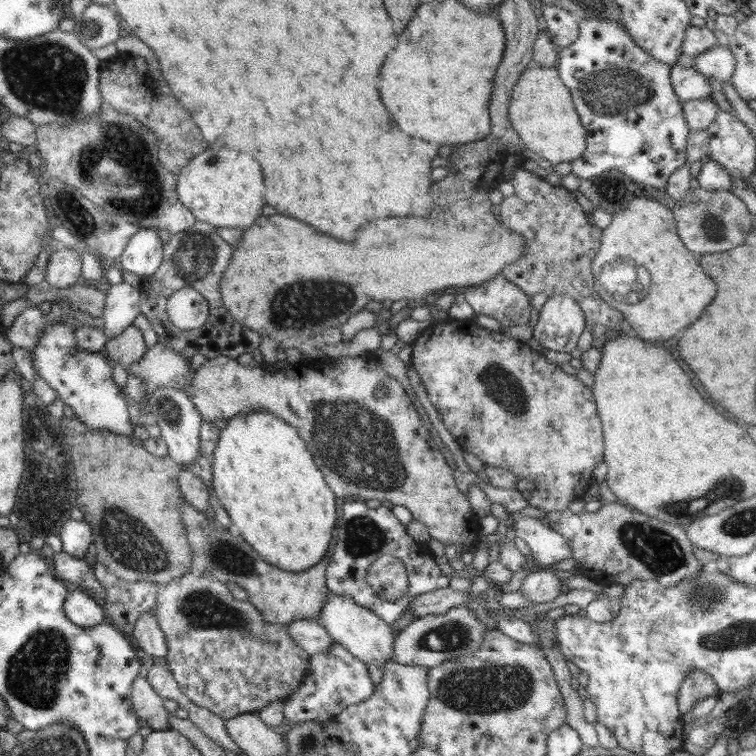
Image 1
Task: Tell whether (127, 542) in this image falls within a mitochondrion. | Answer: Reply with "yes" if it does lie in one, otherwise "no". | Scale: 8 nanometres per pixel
yes

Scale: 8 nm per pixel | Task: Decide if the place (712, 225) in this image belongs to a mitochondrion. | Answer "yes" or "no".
yes

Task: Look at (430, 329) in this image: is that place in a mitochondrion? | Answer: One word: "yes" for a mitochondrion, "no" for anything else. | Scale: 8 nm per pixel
no

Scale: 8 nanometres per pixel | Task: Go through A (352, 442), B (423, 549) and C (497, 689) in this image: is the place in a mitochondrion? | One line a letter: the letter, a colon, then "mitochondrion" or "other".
A: mitochondrion
B: other
C: mitochondrion

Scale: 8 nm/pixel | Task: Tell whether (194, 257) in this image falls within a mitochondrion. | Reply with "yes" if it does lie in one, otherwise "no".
yes

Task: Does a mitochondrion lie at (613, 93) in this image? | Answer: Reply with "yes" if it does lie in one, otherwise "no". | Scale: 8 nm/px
yes

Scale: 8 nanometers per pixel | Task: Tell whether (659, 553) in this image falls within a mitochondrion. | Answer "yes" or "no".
yes

